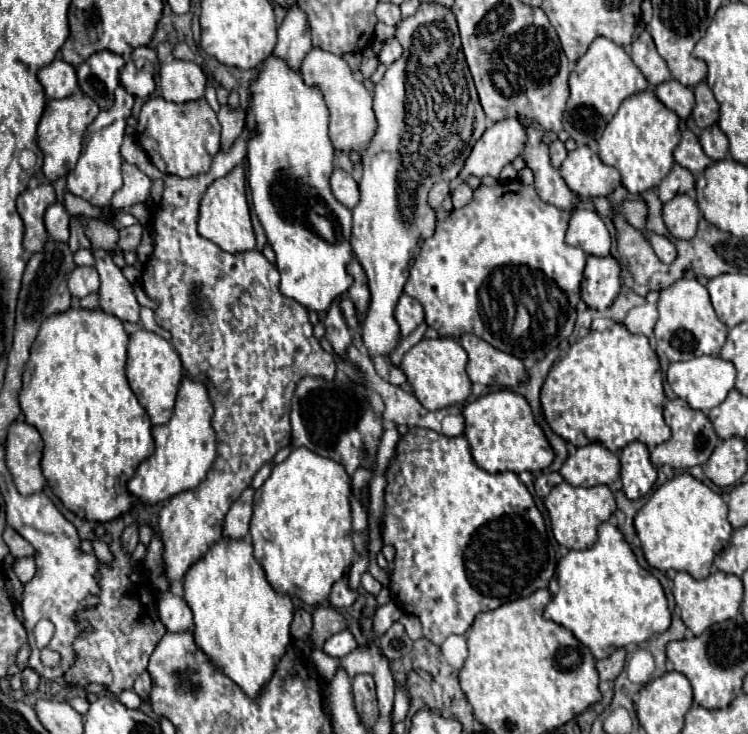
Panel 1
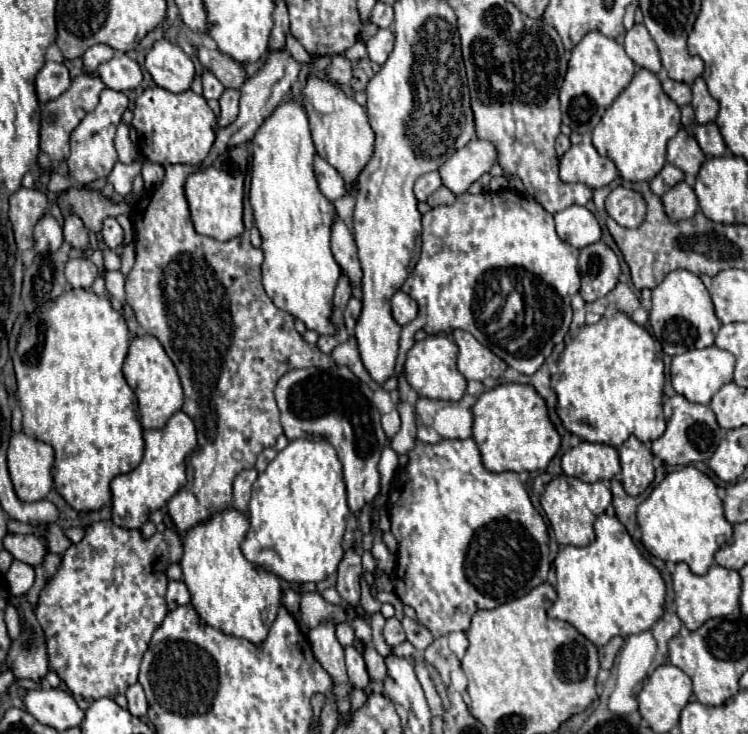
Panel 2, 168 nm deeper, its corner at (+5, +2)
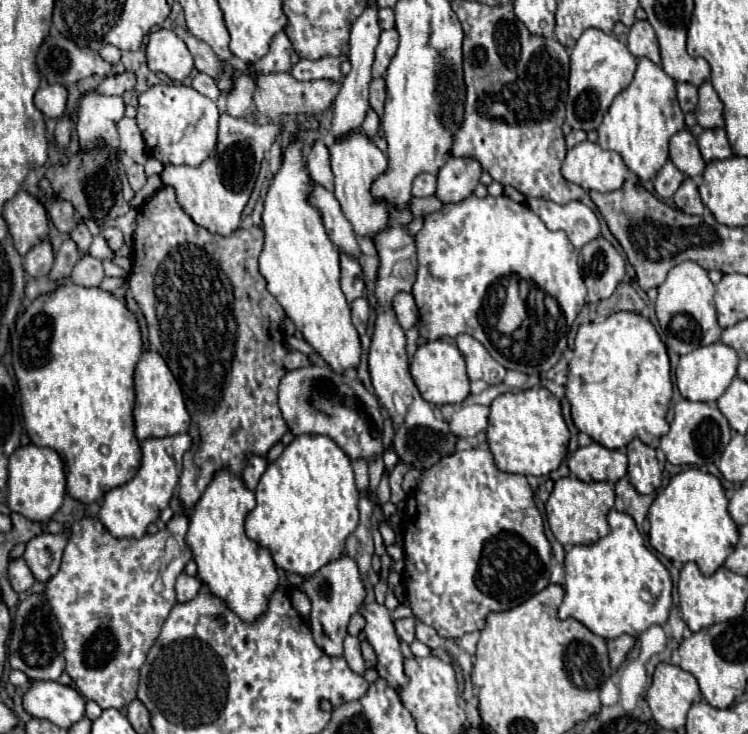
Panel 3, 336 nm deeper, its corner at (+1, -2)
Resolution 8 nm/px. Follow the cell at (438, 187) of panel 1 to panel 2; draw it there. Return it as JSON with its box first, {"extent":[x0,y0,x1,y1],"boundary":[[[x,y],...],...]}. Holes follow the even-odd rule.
{"extent":[414,171,442,201],"boundary":[[[432,171],[432,173],[426,173],[426,175],[420,175],[414,183],[414,195],[418,201],[426,201],[430,193],[434,193],[438,187],[442,185],[440,181],[440,175],[438,171]]]}

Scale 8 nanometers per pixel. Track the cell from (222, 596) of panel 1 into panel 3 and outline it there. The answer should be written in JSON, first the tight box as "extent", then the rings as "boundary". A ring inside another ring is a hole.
{"extent":[186,471,280,623],"boundary":[[[220,471],[206,487],[200,501],[194,505],[186,535],[186,545],[192,549],[192,557],[198,567],[196,577],[244,623],[254,623],[266,613],[270,595],[278,589],[280,583],[268,549],[250,541],[244,533],[244,521],[254,507],[254,493],[244,487],[242,479]]]}

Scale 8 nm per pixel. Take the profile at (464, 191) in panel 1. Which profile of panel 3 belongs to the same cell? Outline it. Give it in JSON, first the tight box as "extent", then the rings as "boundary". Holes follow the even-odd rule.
{"extent":[410,195,442,217],"boundary":[[[432,195],[432,197],[426,197],[426,199],[412,199],[412,203],[410,203],[410,211],[416,215],[416,217],[426,217],[428,213],[434,213],[434,211],[440,211],[442,209],[442,201],[436,197],[436,195]]]}

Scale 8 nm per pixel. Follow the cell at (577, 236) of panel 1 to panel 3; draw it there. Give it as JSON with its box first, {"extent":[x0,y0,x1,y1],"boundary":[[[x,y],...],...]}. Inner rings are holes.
{"extent":[528,199,600,249],"boundary":[[[528,199],[528,207],[544,221],[550,231],[564,231],[576,249],[594,241],[600,235],[596,213],[580,201],[558,205],[548,199]]]}

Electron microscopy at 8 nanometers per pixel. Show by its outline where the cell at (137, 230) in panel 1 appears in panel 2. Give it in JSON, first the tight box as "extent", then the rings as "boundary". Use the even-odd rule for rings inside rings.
{"extent":[102,217,124,249],"boundary":[[[108,217],[102,225],[102,237],[106,241],[106,245],[110,249],[118,249],[122,245],[122,239],[124,239],[124,231],[120,227],[120,223],[114,219],[114,217]]]}

